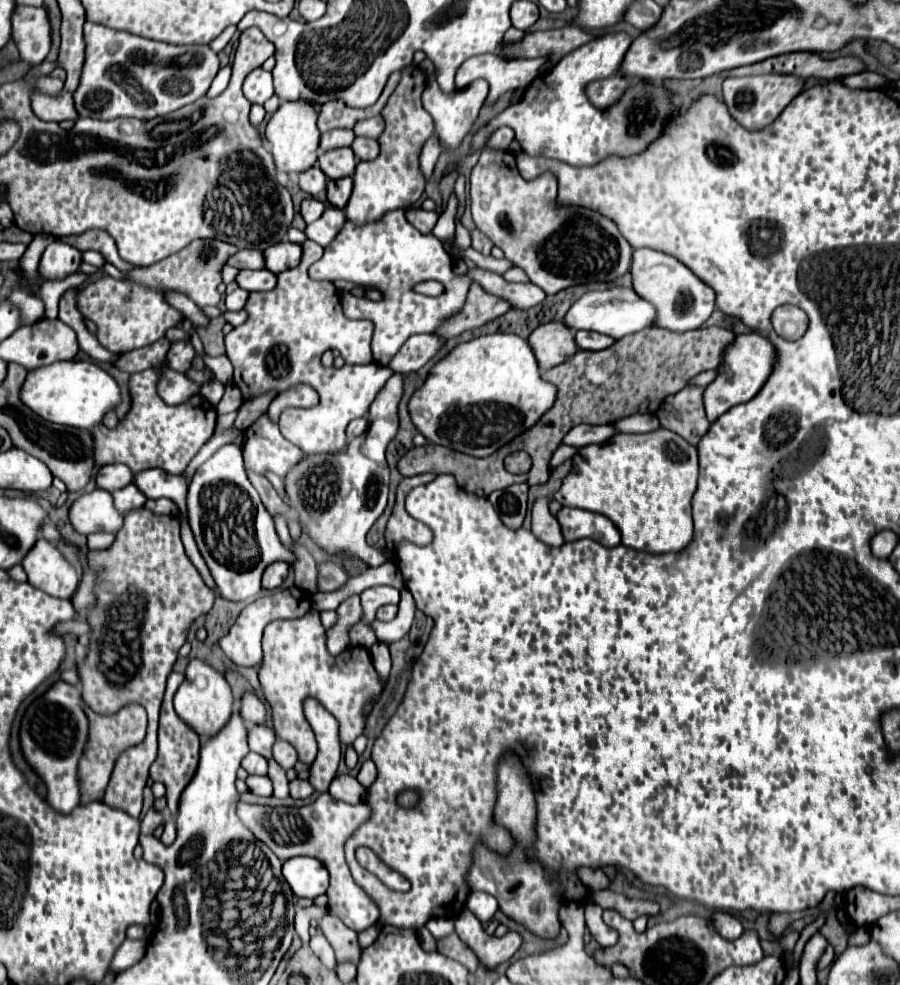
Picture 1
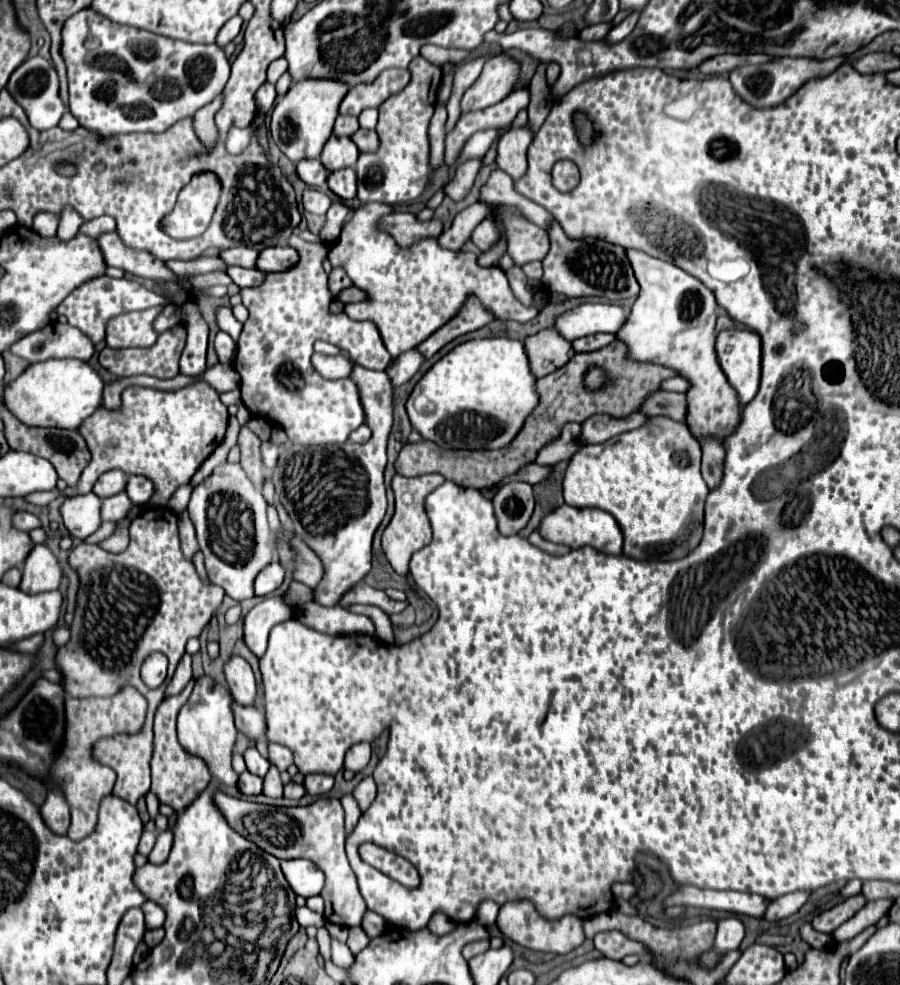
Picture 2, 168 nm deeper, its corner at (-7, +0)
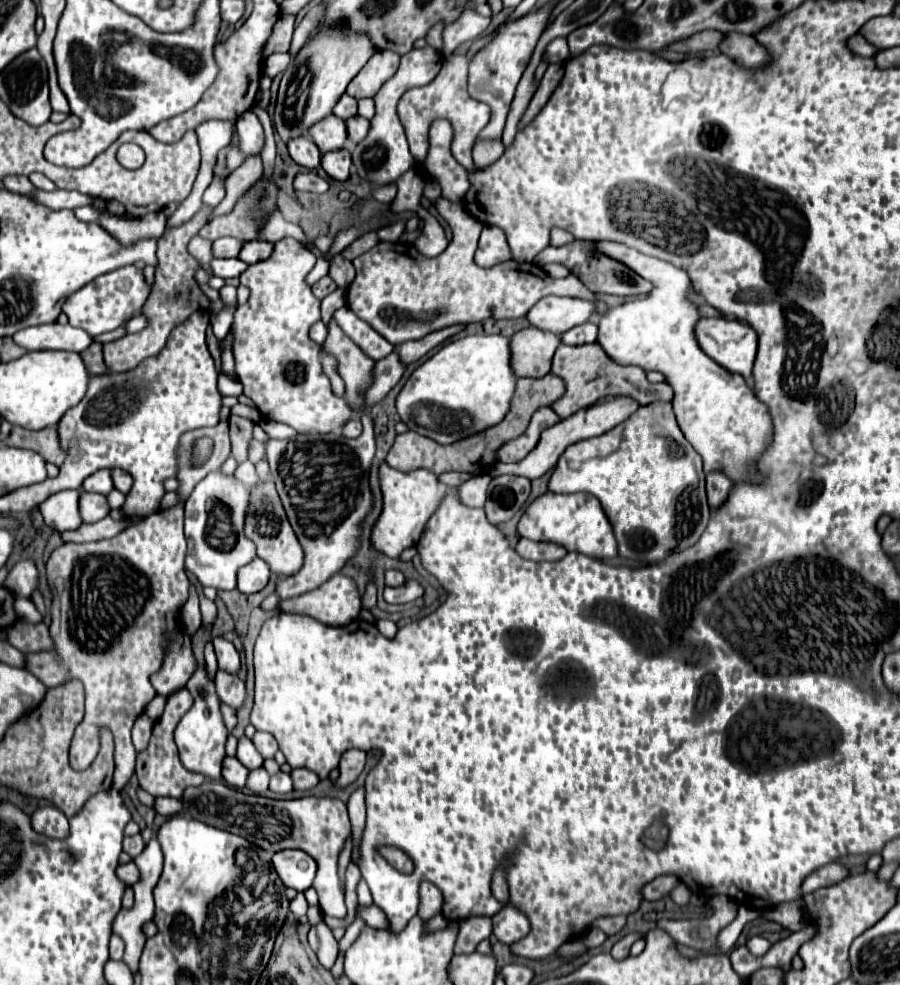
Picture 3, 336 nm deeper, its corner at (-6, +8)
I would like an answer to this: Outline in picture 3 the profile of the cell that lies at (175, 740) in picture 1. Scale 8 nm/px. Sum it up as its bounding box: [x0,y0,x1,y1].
[136,689,204,799]

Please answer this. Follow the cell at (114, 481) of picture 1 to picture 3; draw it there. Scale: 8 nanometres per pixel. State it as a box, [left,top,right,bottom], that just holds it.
[82,469,114,495]

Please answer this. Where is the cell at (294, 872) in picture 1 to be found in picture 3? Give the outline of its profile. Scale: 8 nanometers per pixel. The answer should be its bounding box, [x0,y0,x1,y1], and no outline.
[272,849,316,891]

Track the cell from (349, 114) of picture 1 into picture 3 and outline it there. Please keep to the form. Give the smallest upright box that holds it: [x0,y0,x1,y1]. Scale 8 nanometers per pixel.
[346,51,400,99]

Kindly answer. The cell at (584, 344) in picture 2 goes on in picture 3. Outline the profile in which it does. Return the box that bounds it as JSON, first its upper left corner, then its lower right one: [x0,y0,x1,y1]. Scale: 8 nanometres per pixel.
[560,321,598,345]

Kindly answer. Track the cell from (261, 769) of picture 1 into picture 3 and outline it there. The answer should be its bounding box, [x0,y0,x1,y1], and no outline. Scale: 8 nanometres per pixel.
[236,737,262,769]

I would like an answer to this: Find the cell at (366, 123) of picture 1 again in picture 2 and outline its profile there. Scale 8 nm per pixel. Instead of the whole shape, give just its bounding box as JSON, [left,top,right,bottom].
[359,109,377,129]

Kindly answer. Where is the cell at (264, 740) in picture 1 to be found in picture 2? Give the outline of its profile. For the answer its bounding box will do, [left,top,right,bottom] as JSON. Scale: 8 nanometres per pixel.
[235,703,267,743]

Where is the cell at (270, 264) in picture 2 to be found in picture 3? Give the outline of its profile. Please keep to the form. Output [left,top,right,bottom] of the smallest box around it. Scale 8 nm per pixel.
[238,239,274,265]

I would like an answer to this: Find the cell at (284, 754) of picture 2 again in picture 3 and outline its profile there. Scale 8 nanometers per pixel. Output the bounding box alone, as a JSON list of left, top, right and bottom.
[252,731,278,759]

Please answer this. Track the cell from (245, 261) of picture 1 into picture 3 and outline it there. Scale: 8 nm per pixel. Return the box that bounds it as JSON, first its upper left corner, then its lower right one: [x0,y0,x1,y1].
[212,237,242,257]

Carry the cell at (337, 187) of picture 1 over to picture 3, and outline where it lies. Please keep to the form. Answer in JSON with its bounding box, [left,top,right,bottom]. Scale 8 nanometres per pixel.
[320,149,352,181]

